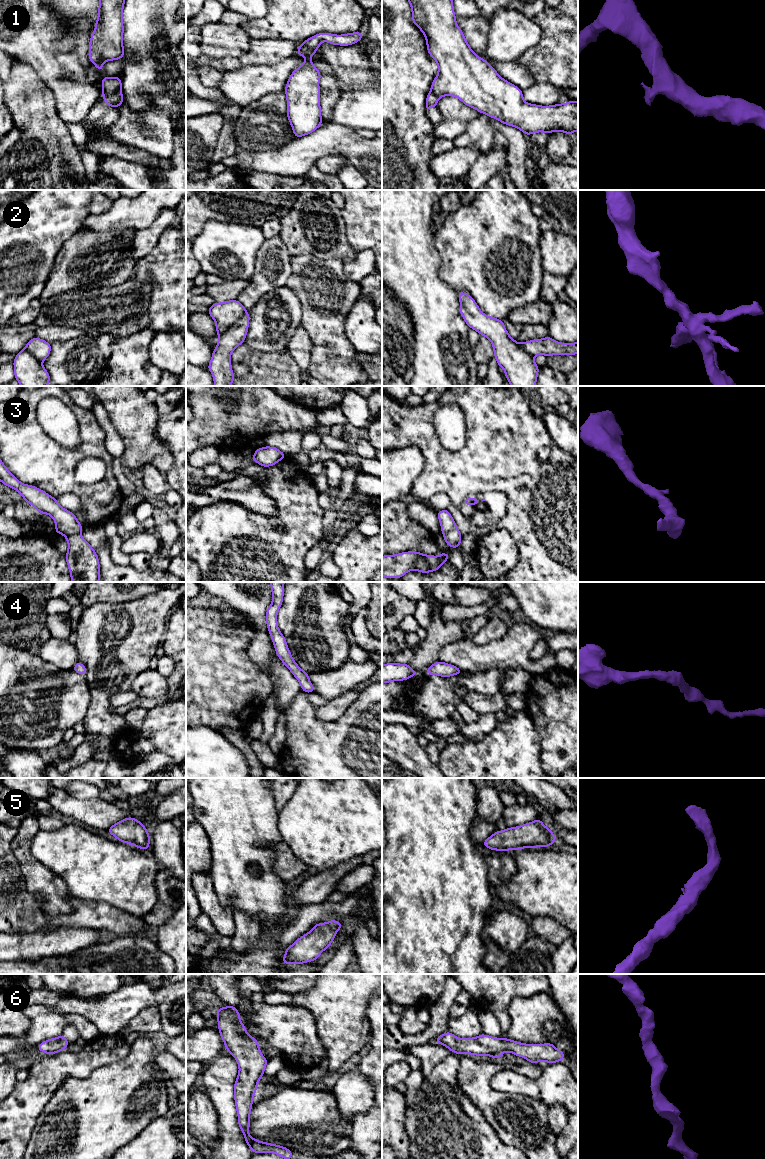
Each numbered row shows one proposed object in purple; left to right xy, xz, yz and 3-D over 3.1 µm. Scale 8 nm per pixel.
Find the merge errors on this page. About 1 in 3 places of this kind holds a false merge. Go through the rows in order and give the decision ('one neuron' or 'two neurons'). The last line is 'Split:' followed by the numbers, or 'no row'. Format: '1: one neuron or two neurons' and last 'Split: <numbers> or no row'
1: two neurons
2: two neurons
3: one neuron
4: one neuron
5: one neuron
6: one neuron
Split: 1, 2

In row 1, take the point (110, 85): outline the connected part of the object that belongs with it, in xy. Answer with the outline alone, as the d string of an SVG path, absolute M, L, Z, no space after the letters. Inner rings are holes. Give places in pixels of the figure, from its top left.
M103 77L102 78L102 96L111 96L121 90L121 77Z

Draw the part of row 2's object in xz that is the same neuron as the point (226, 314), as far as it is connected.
M238 300L214 303L208 308L209 315L215 321L218 336L225 333L246 312L247 310Z

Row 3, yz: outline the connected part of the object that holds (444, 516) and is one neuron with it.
M448 509L437 512L441 524L441 532L444 540L449 547L460 548L462 535L459 532L455 520L452 518Z

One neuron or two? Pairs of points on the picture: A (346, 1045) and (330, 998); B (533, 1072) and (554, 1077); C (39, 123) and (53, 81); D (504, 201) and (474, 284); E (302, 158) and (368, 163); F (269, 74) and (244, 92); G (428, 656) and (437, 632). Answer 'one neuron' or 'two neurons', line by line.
A: one neuron
B: two neurons
C: two neurons
D: one neuron
E: one neuron
F: one neuron
G: one neuron

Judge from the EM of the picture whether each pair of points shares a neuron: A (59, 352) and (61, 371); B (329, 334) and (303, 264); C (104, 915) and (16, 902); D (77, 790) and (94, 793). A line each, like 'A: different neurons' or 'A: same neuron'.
A: same neuron
B: same neuron
C: same neuron
D: same neuron

